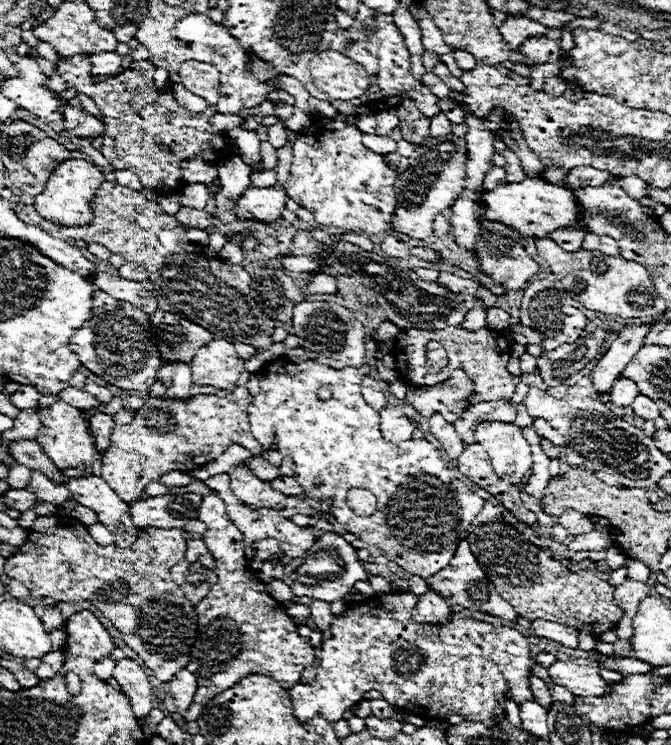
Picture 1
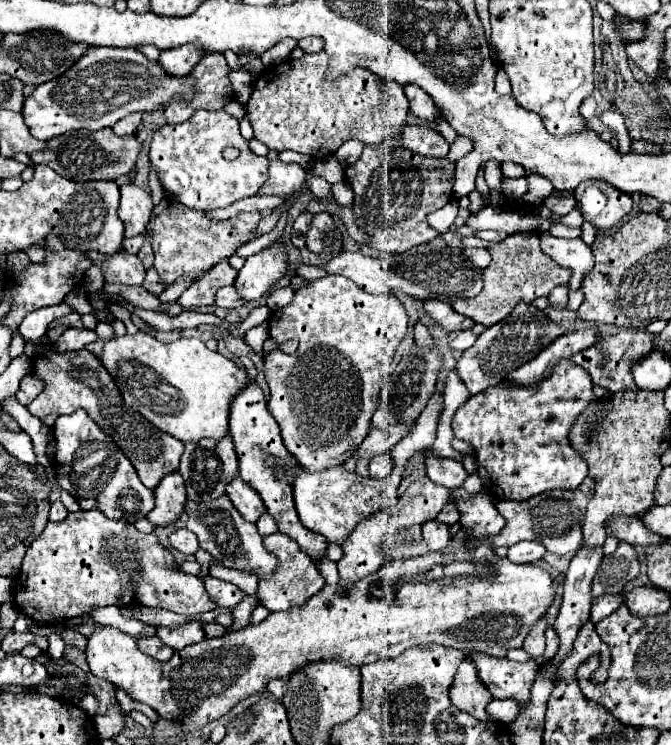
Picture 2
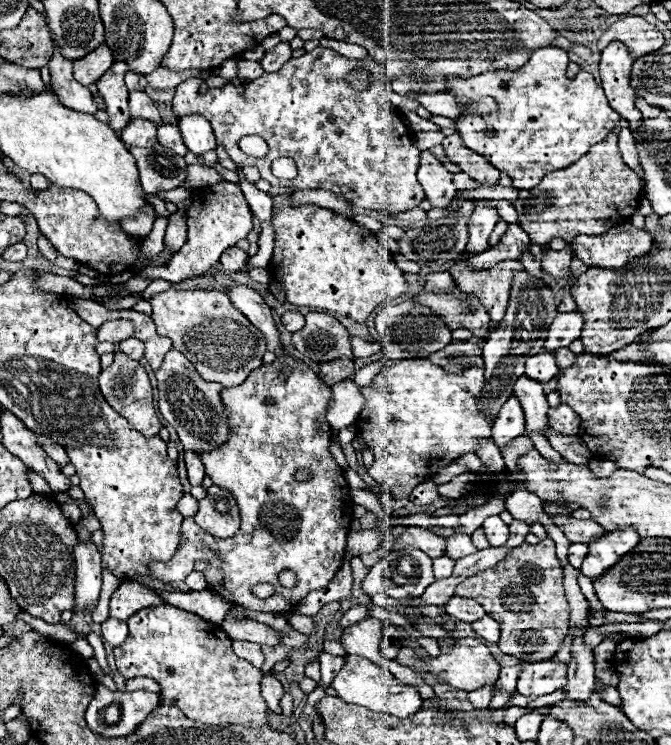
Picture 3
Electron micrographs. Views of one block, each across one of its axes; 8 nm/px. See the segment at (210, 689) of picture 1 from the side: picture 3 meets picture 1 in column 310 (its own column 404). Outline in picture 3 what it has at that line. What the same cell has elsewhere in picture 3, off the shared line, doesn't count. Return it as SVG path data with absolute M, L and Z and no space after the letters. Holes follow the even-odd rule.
M458 638L458 644L450 654L438 654L436 658L430 658L428 662L424 662L420 656L416 656L410 648L400 648L396 662L404 664L404 666L412 666L412 664L422 666L436 680L450 684L452 688L466 690L466 692L478 690L482 686L494 686L494 682L498 680L498 672L500 672L500 664L494 660L494 656L488 652L488 648L480 640L474 640L474 638Z

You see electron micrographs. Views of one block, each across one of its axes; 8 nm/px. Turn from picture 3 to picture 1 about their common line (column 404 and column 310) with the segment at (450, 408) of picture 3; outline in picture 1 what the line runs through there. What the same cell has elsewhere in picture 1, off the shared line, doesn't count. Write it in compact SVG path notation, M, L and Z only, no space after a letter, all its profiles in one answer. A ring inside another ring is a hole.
M280 356L274 362L268 362L264 370L258 372L260 394L254 396L254 400L248 406L250 428L254 438L264 446L262 458L272 462L274 466L280 466L282 456L290 456L296 464L294 472L306 496L312 500L330 498L332 500L330 514L348 532L352 532L366 544L380 548L382 554L388 560L396 562L402 570L428 578L436 574L440 568L450 564L456 546L460 542L458 538L462 532L460 520L474 520L480 514L484 500L454 476L454 472L448 468L448 462L442 460L440 450L436 450L428 440L410 440L406 450L400 450L396 444L386 442L380 434L378 412L372 410L360 394L362 378L364 374L358 368L334 370L314 360L294 364L288 362L286 356ZM322 386L330 386L332 392L330 400L318 398L318 388ZM274 442L278 446L276 450L270 448ZM314 480L320 484L314 486ZM350 488L366 488L368 492L372 492L378 498L376 514L368 518L358 518L352 510L348 510L346 492Z

